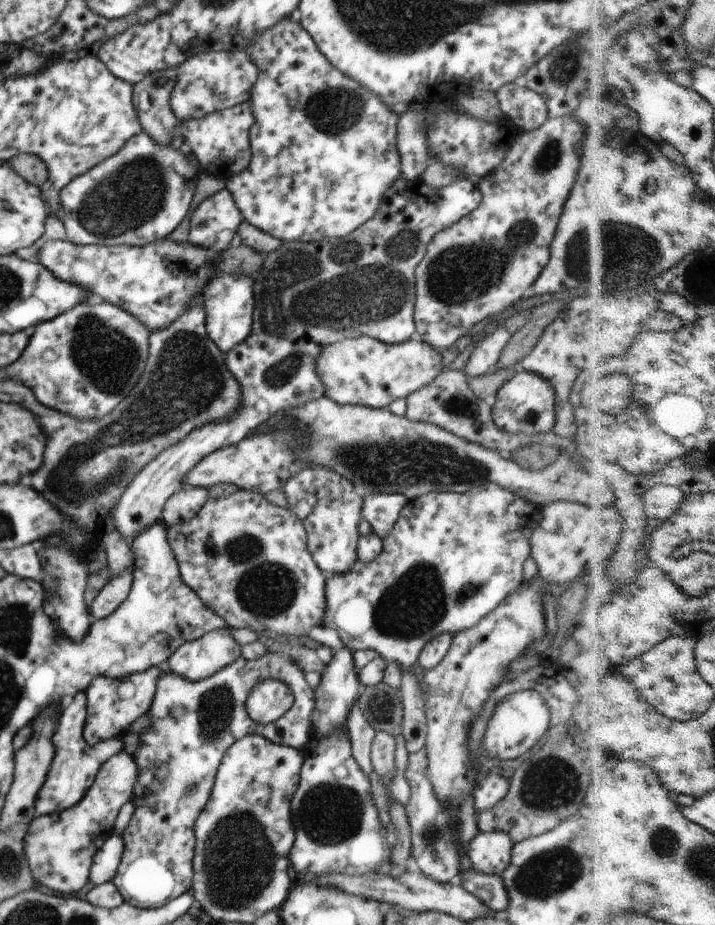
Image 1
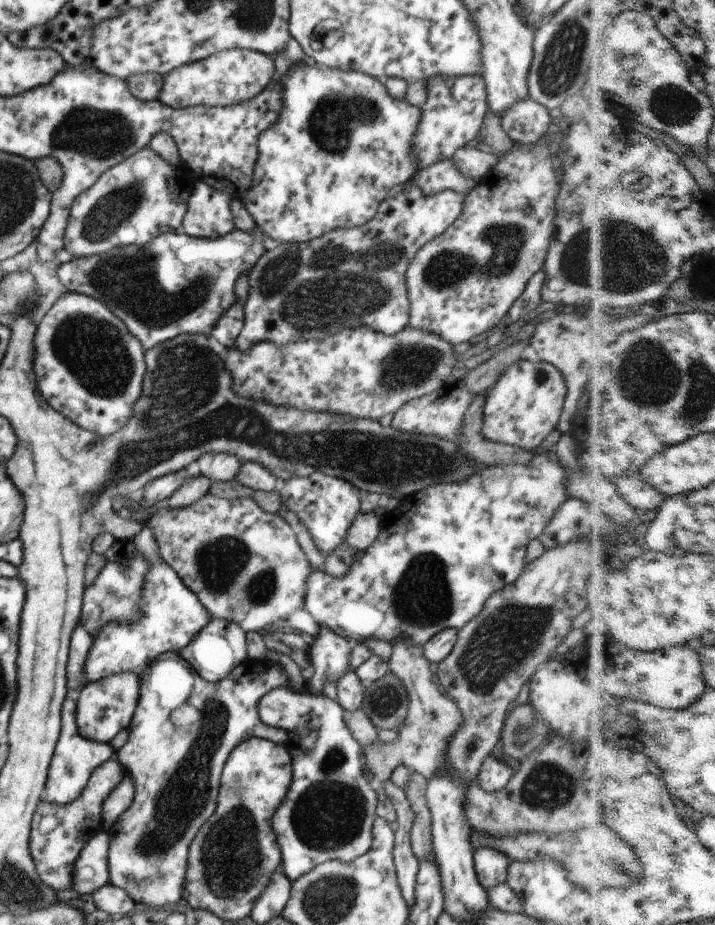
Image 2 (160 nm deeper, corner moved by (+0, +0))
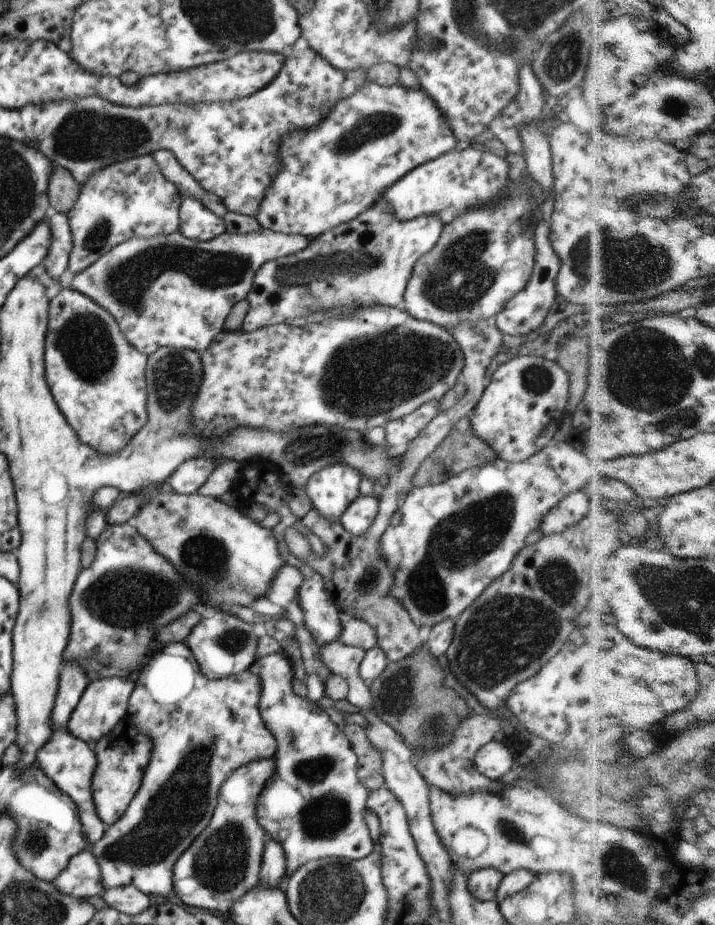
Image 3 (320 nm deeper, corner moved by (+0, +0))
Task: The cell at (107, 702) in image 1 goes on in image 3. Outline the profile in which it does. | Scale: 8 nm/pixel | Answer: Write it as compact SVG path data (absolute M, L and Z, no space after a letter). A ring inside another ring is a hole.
M99 677L89 681L65 724L68 733L92 746L127 714L128 698L133 685L128 677Z

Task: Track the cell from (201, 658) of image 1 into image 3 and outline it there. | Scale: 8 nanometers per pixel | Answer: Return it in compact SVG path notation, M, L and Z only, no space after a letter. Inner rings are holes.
M219 610L203 614L199 622L190 628L184 640L201 674L209 680L222 679L248 670L256 658L257 641L258 638L250 624L241 621L236 615L229 615Z

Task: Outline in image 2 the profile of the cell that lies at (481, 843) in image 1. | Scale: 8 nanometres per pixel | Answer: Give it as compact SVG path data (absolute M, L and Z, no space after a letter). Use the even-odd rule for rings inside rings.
M479 846L474 849L472 860L477 882L484 890L505 883L510 859L503 852L497 852L489 846Z

